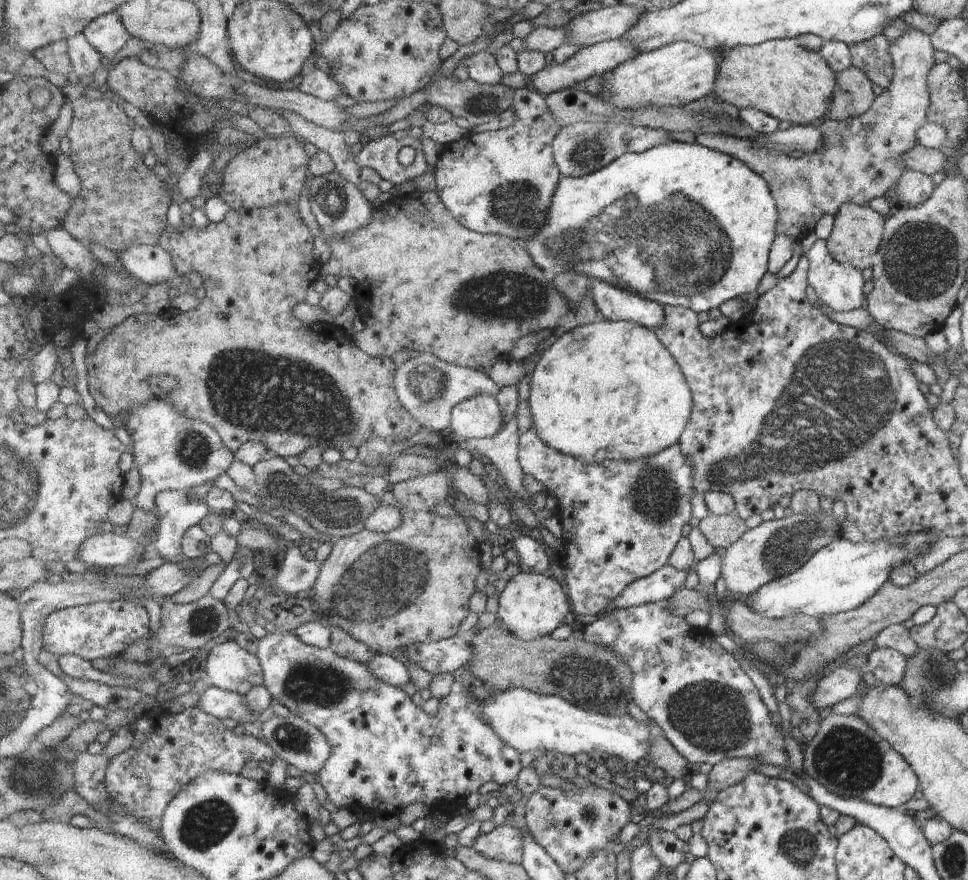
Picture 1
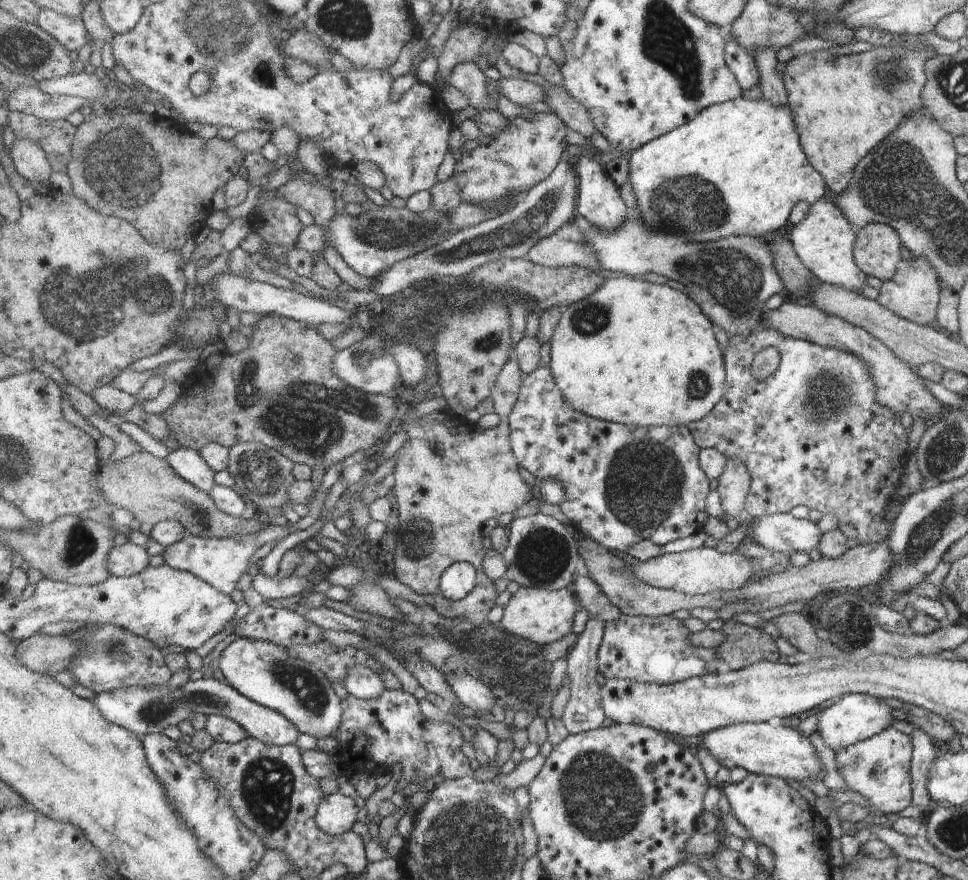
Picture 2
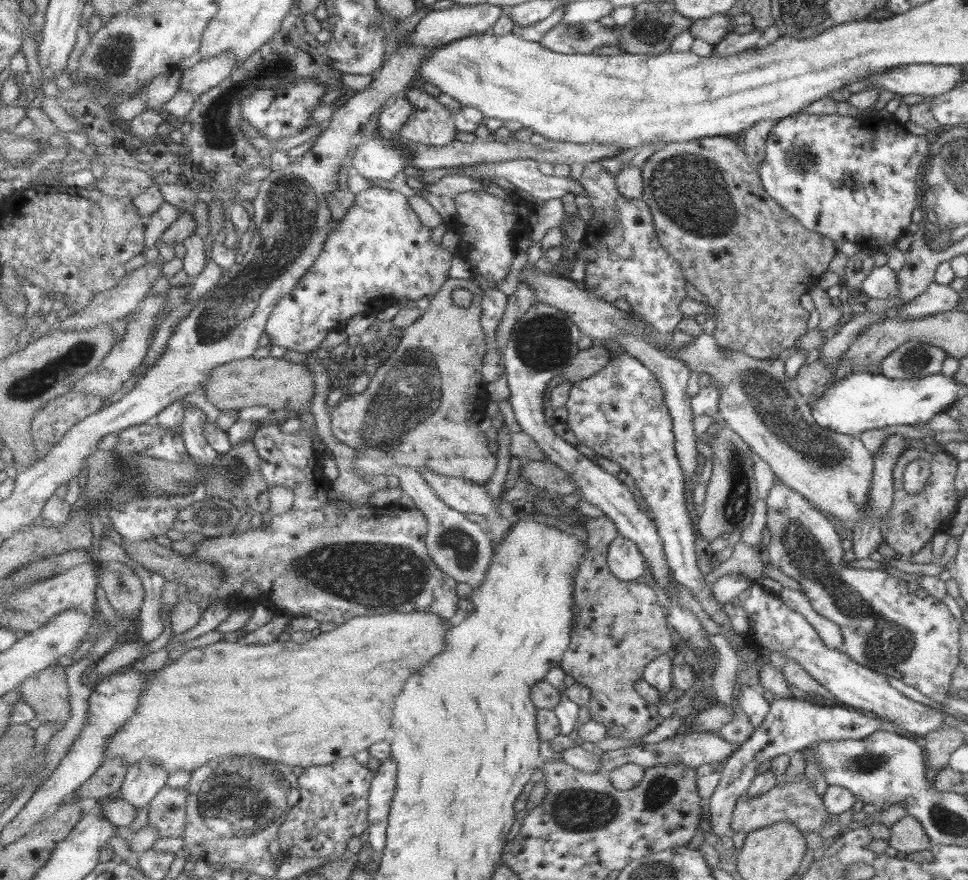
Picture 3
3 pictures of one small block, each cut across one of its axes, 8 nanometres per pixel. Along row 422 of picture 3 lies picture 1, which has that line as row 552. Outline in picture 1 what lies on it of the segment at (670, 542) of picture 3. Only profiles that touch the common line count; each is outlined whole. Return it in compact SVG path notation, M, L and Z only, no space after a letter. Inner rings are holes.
M533 425L520 435L518 458L523 473L535 476L557 498L556 514L567 550L564 572L568 596L572 610L583 620L600 616L630 584L651 576L667 565L683 538L683 526L693 518L691 499L696 495L695 468L679 443L655 456L643 456L639 460L603 460L597 464L587 464L579 456L555 450L539 436L538 429Z

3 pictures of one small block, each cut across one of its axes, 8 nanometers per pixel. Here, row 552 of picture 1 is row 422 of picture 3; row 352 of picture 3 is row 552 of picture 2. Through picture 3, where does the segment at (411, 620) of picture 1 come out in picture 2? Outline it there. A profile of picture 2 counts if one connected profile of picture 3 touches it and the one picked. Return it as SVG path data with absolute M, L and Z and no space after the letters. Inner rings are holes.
M516 359L511 360L497 376L497 384L491 388L493 413L499 417L499 424L489 430L479 427L479 436L471 424L463 424L459 418L453 418L448 410L433 411L417 416L415 410L409 410L404 416L401 427L409 436L408 441L401 444L394 468L394 491L397 500L398 520L394 523L397 533L397 544L394 552L394 575L399 583L410 587L417 595L423 595L435 607L439 615L446 618L460 618L471 622L478 628L485 628L491 610L497 607L497 596L493 580L483 567L485 546L483 544L483 528L491 518L499 518L503 512L516 513L531 498L532 486L521 476L521 466L513 451L511 443L511 413L519 398L523 372ZM457 562L467 562L475 566L478 575L476 590L467 598L451 601L443 596L441 578L447 568Z

